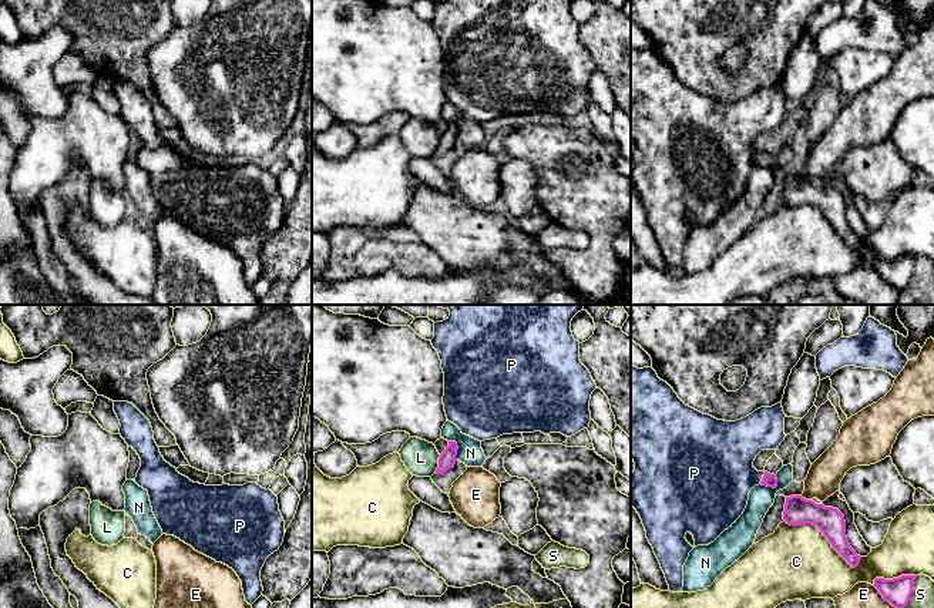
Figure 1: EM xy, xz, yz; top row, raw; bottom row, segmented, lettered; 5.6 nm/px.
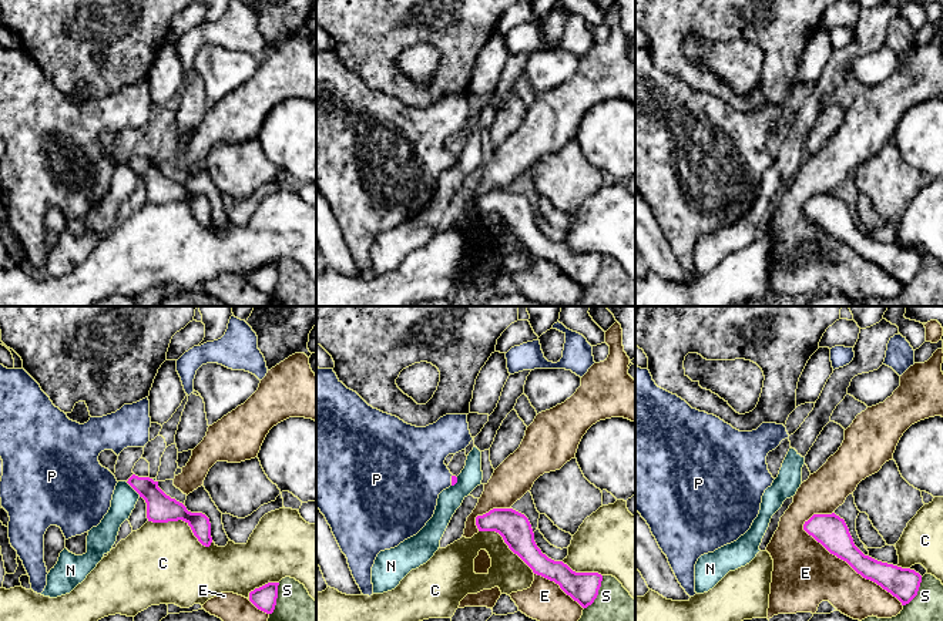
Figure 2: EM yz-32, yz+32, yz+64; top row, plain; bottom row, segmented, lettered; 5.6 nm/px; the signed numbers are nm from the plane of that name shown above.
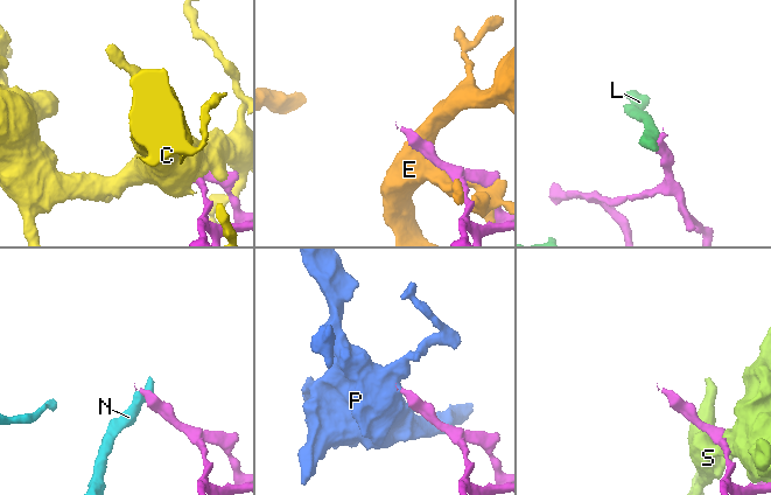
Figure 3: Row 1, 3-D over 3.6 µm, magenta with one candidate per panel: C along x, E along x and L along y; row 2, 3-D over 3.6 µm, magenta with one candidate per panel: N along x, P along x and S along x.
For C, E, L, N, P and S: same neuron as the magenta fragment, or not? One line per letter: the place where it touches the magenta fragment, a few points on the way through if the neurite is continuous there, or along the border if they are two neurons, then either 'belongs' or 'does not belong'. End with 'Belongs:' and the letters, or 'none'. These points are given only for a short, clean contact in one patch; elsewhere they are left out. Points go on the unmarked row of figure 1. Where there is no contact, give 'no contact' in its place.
C: meets magenta in yz at (823, 215); does not belong
E: meets magenta in yz at (886, 281); does not belong
L: meets magenta in xz at (439, 145); border along xz (440, 135), (437, 150), (433, 154); does not belong
N: meets magenta in yz at (772, 167); border along yz (778, 160), (775, 168), (761, 164); does not belong
P: meets magenta in yz at (763, 158); runs through yz (769, 161), (763, 158), (719, 155); belongs
S: meets magenta in yz at (911, 274); does not belong
Belongs: P

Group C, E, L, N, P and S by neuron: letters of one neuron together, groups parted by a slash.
C / E / L / N / P / S

